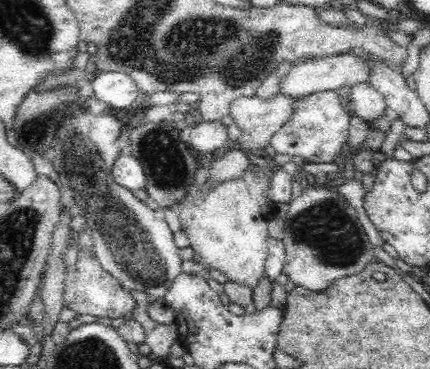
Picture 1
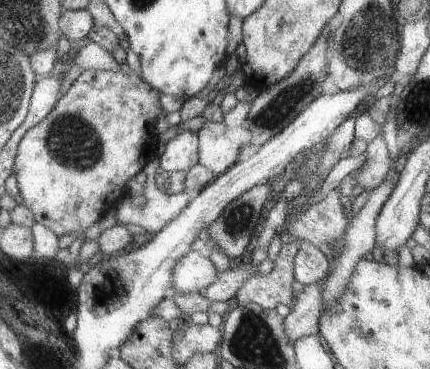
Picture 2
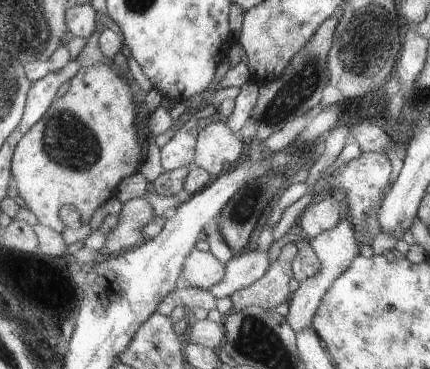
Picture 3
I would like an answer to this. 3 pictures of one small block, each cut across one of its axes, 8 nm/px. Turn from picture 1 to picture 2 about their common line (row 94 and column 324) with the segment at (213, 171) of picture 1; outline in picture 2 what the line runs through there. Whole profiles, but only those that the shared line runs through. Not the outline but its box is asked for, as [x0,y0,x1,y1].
[285,280,325,344]

